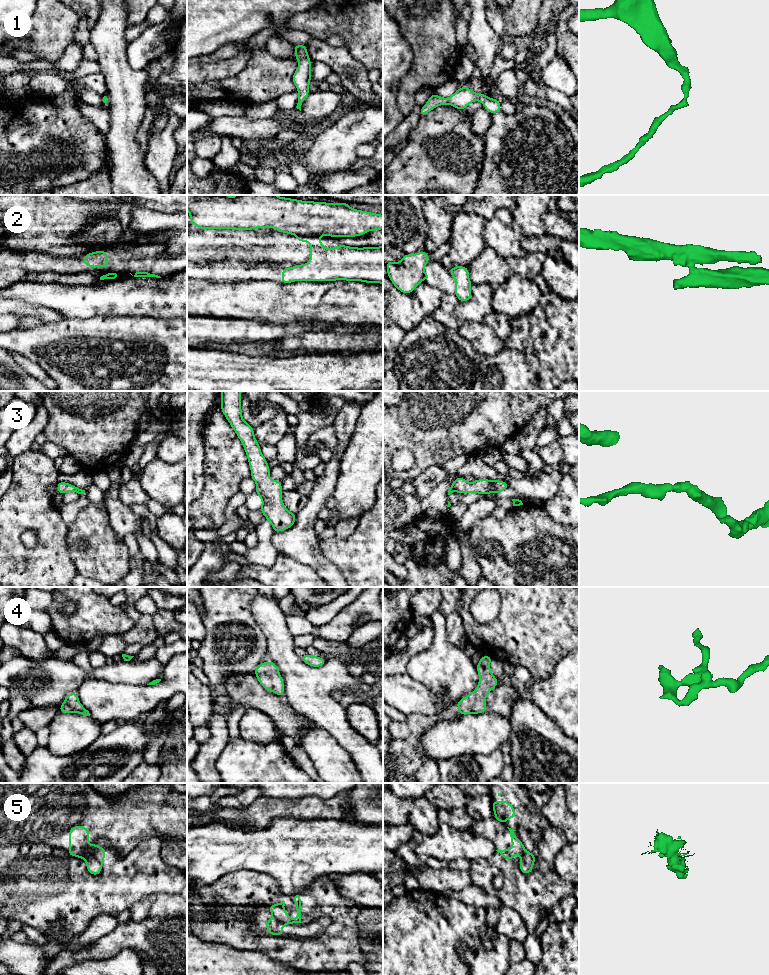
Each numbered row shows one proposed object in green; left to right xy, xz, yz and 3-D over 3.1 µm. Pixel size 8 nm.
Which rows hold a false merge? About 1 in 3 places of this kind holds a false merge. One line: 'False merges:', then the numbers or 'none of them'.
False merges: 2, 5

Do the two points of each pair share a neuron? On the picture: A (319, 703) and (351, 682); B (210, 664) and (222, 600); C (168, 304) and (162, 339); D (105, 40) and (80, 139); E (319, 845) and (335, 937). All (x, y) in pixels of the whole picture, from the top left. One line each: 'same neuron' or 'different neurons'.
A: same neuron
B: same neuron
C: different neurons
D: different neurons
E: different neurons

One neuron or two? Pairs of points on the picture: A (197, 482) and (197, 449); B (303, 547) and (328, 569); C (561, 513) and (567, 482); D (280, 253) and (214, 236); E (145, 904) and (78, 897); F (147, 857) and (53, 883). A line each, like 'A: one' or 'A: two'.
A: one
B: one
C: one
D: one
E: two
F: one

